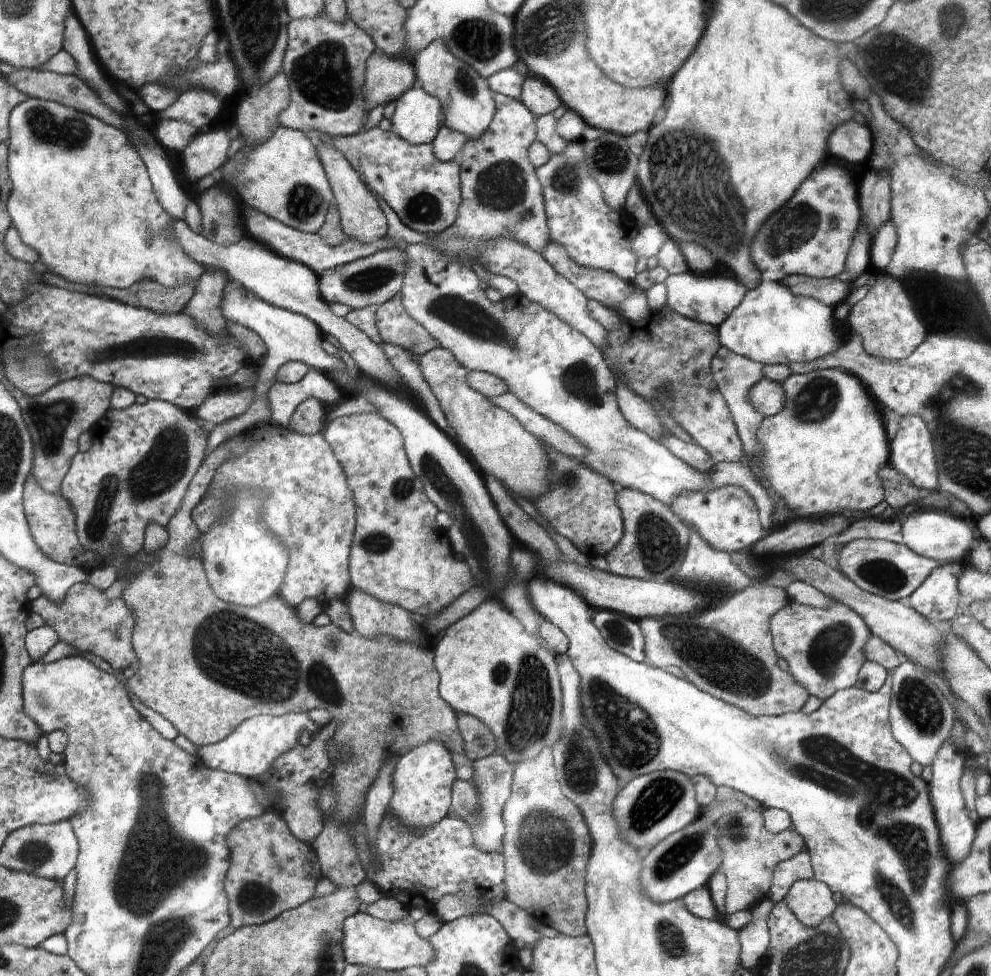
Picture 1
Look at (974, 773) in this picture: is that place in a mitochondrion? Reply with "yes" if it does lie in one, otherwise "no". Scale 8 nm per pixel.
no

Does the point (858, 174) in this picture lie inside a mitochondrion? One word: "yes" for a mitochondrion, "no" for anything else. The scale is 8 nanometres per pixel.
no

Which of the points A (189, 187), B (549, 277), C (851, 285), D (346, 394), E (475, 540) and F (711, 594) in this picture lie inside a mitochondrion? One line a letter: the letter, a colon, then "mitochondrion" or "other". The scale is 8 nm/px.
A: other
B: other
C: other
D: other
E: mitochondrion
F: other

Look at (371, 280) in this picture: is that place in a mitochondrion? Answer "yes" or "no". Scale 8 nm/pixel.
yes

